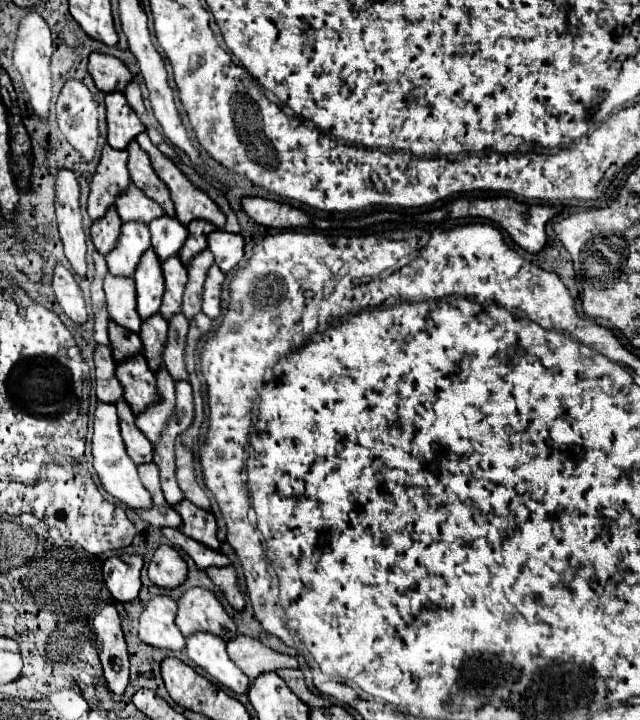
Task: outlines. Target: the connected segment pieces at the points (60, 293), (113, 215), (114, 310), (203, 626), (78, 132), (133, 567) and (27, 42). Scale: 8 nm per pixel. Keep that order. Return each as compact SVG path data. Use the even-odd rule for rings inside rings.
M55 265L53 269L53 291L57 295L57 301L65 315L75 321L75 323L85 323L87 321L87 309L83 303L81 289L69 269L63 265Z
M111 205L111 209L107 209L105 217L101 217L99 221L95 221L91 225L91 241L93 241L95 249L101 255L107 255L115 247L119 231L121 231L121 217L117 215L115 207Z
M111 273L105 275L105 297L107 297L107 311L109 317L125 329L139 333L141 317L135 305L135 281L133 277L113 277Z
M189 589L179 599L179 613L175 619L179 631L189 637L197 631L215 633L223 641L231 641L237 635L233 619L225 613L217 597L207 589Z
M67 81L57 97L55 111L65 139L85 161L91 161L97 149L97 105L91 91L81 81Z
M139 555L109 557L103 563L103 579L115 601L127 603L139 595L141 567L143 567L143 559Z
M27 13L17 29L17 39L15 39L15 47L13 47L13 63L17 67L17 71L23 77L23 85L29 93L29 101L31 107L35 109L35 113L45 119L49 113L49 103L51 103L51 71L49 71L49 61L51 61L51 53L53 53L53 45L51 45L51 31L49 25L45 23L45 19L39 13Z

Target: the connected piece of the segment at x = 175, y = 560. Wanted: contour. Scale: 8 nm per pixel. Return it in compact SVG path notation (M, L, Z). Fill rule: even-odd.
M161 545L149 563L151 583L161 589L175 589L185 581L185 577L187 565L181 559L181 555L173 547Z

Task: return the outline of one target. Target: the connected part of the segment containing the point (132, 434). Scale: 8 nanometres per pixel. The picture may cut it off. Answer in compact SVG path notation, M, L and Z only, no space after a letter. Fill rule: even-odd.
M117 401L115 403L117 413L119 413L119 425L121 425L121 437L123 443L127 447L127 455L135 461L135 465L143 465L143 463L151 463L153 461L153 445L151 441L147 441L147 437L143 437L143 433L137 429L135 421L133 421L133 413L131 407L127 405L127 401Z

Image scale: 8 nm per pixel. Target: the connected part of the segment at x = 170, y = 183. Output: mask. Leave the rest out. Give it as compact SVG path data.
M143 131L137 135L137 143L141 145L143 151L147 151L151 165L155 169L155 173L165 181L165 185L171 191L171 199L175 203L175 211L177 211L177 219L187 225L193 219L203 219L209 221L213 225L217 225L219 229L225 225L225 215L221 213L221 209L211 201L211 197L199 189L197 185L193 185L181 169L175 167L175 163L171 159L167 159L149 139L149 135Z

